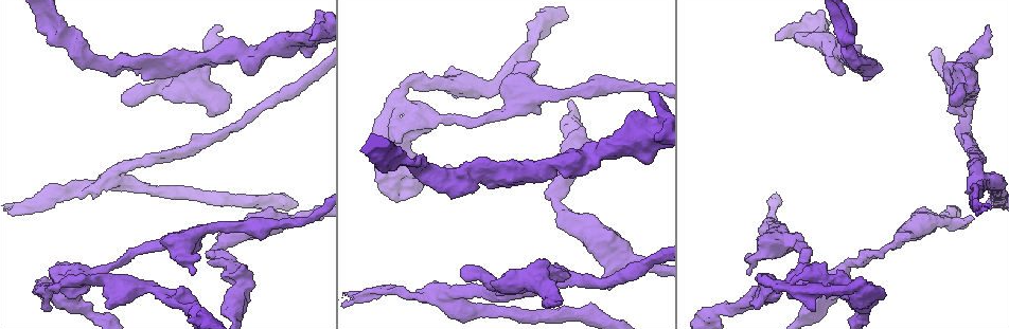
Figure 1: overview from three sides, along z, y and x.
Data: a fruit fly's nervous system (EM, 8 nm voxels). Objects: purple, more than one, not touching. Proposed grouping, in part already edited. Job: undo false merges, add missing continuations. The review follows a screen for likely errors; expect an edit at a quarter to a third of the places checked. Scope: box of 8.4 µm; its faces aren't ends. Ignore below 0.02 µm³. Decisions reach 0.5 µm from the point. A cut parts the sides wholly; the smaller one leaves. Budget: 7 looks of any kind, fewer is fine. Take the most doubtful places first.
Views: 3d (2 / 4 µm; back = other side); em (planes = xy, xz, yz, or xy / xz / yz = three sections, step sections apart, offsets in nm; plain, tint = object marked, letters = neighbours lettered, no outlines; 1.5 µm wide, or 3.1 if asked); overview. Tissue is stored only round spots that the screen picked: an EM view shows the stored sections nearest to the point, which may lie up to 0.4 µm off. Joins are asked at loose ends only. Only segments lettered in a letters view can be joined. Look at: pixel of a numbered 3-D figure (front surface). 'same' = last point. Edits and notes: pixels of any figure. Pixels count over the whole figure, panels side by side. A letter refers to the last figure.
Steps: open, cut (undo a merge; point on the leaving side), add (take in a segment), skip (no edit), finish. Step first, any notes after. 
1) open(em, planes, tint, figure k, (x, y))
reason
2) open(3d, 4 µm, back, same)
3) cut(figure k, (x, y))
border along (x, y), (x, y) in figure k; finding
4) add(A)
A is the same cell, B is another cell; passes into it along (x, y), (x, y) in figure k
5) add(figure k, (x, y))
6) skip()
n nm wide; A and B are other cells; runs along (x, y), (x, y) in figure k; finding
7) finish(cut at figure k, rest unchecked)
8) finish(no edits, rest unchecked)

open(em, planes, tint, figure 1, (989, 29))
branch stops here

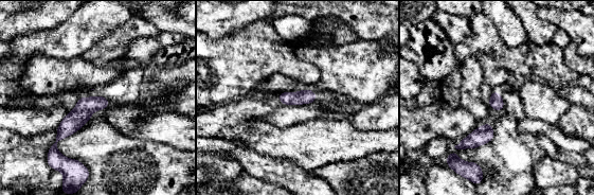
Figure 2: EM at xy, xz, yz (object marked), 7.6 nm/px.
open(em, planes, letters, same)
see the neighbours

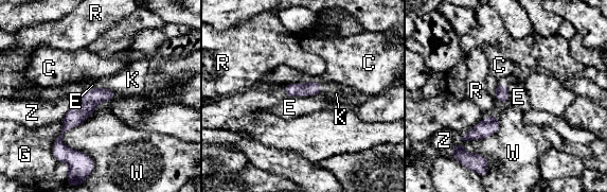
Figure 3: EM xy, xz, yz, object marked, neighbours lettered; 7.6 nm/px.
add(K)
110 nm wide; K is the same cell, C, E, G, R, W and Z are other cells; passes into it along (90, 99), (109, 89), (132, 80) in figure 3; the cell continues

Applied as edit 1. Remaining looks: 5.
open(em, planes, letters, figure 1, (498, 284))
an open end

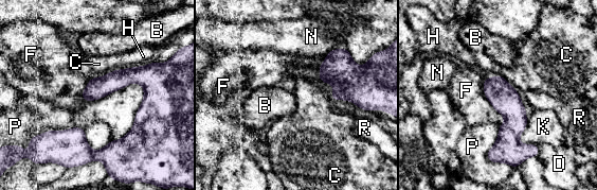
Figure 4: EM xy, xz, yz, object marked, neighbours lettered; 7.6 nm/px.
skip()
B, C, D, F, H, K, N, P and R are other cells; runs along (156, 90), (142, 126), (107, 153), (46, 135) in figure 4; no lettered segment goes on from it

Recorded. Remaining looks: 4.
open(overview)
redraw

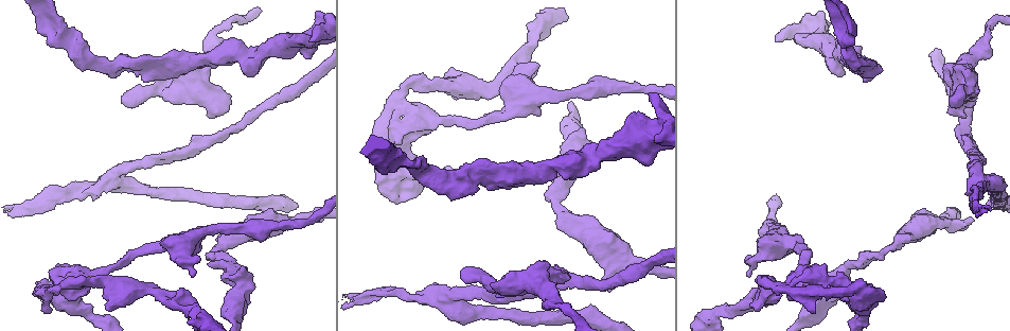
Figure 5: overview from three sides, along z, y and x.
open(3d, 4 µm, figure 5, (232, 238))
sudden change in width

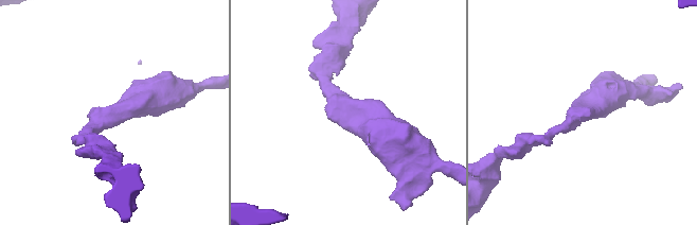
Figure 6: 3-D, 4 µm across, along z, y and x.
open(em, yz, step 4, letters, figure 6, (578, 114))
arms of 180, 500 nm; need the tissue

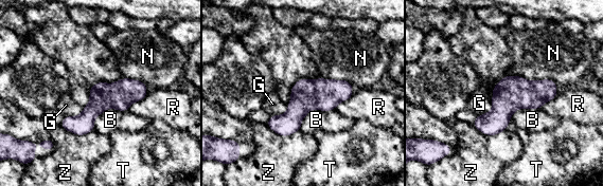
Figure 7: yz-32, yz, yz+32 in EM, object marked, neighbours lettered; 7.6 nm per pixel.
skip()
B, G, N, R, T and Z are other cells; border along (127, 110), (106, 108), (93, 129) in figure 7; all the same cell

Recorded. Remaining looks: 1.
finish(add at figure 3, rest unchecked)

